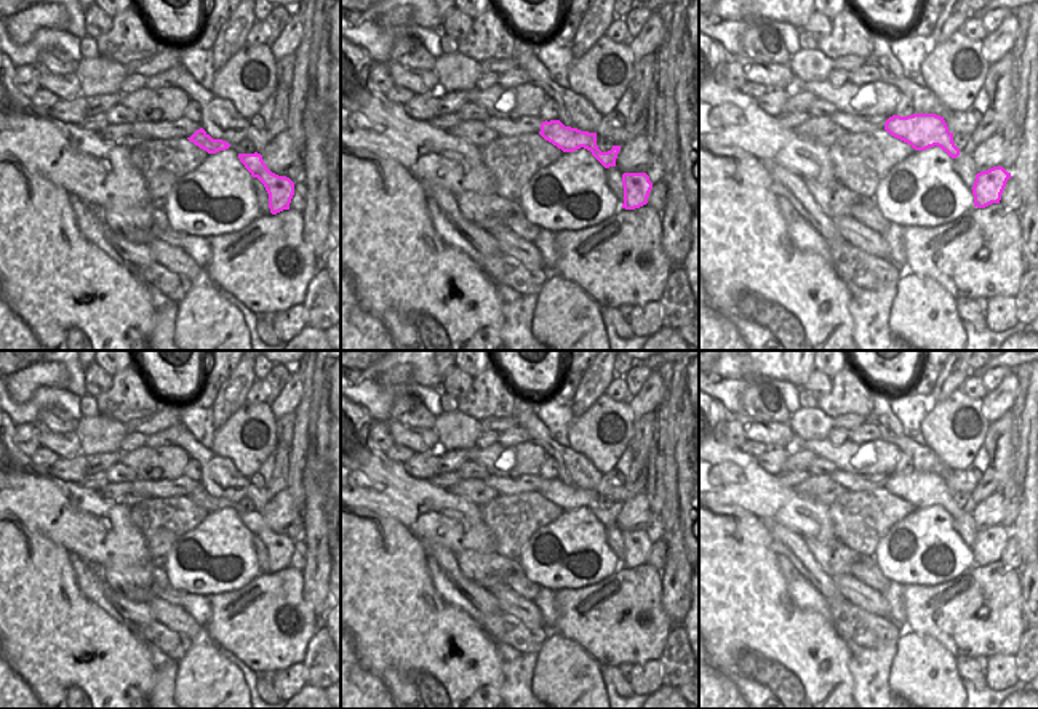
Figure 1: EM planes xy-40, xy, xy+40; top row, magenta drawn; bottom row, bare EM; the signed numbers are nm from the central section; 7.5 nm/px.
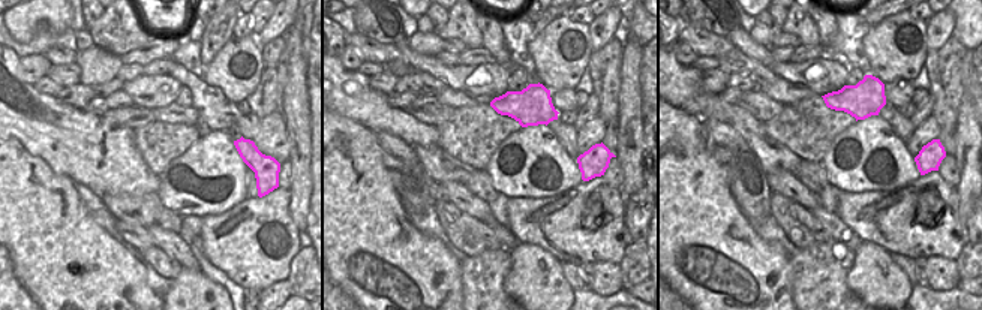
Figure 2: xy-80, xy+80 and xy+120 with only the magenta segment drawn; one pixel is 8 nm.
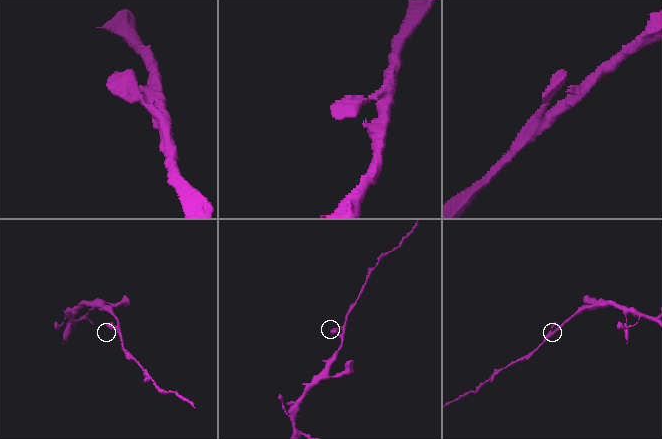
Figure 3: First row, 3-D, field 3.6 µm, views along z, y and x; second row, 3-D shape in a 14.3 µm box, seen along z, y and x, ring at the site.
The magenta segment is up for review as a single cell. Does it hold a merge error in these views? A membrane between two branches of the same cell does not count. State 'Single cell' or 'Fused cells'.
Single cell

